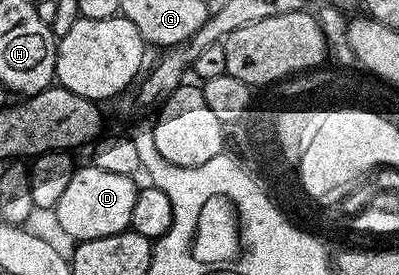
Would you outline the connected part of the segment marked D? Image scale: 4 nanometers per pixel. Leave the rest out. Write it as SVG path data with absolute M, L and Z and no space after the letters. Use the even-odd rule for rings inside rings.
M90 163L84 165L84 169L83 166L76 168L61 199L57 199L55 204L56 217L62 230L71 235L76 243L124 233L131 228L133 203L137 203L140 191L140 186L135 185L136 178L113 175Z

